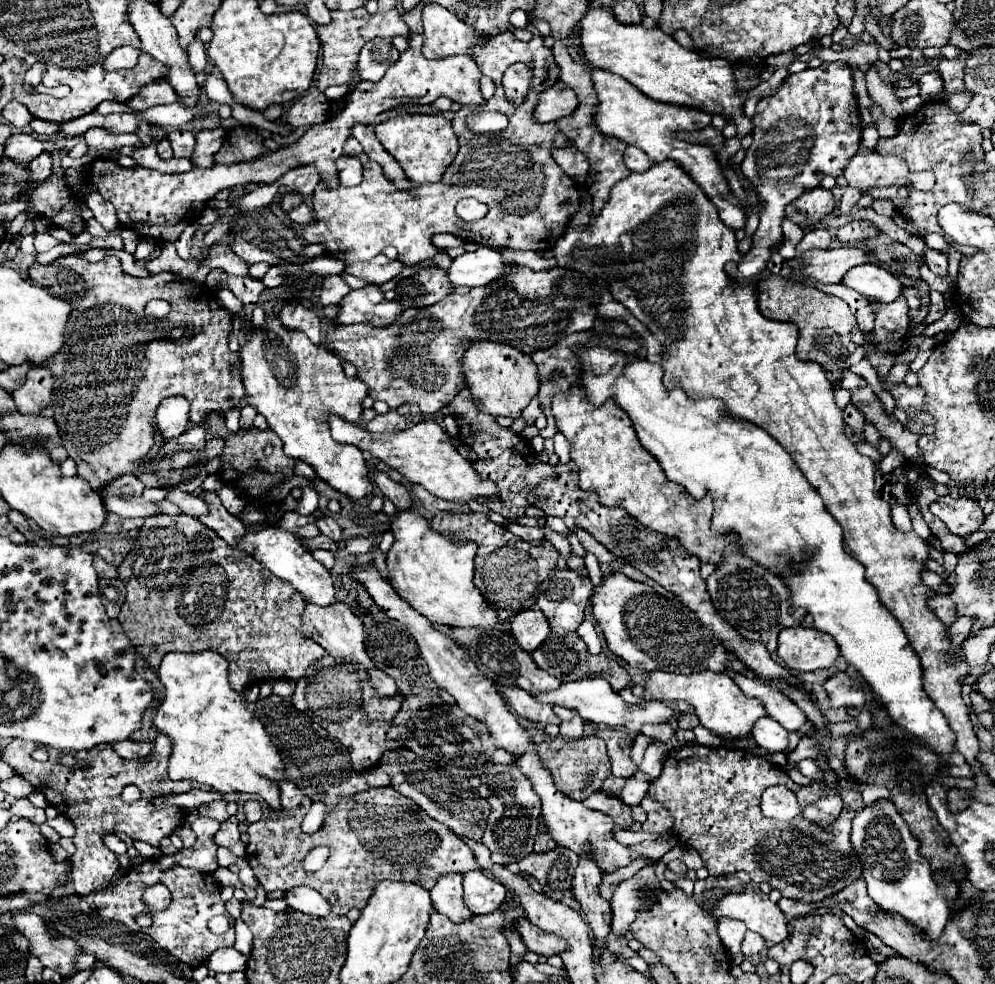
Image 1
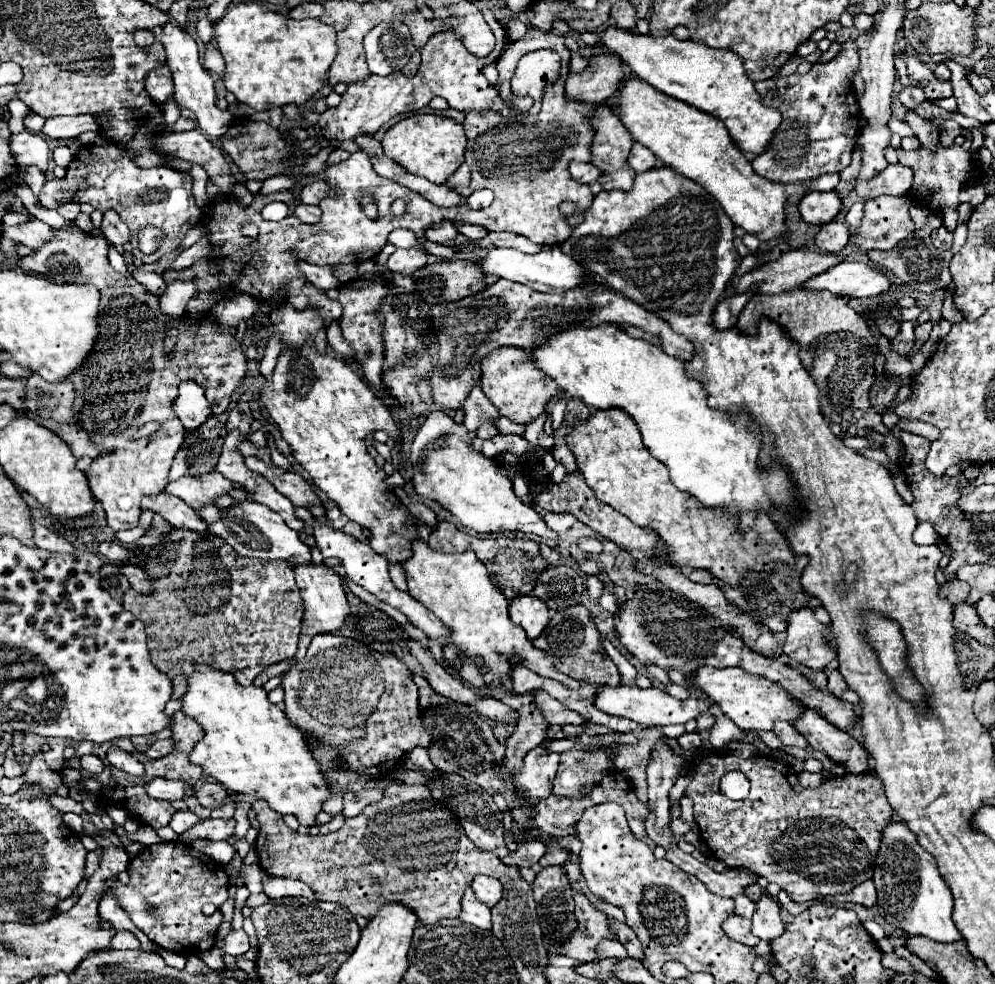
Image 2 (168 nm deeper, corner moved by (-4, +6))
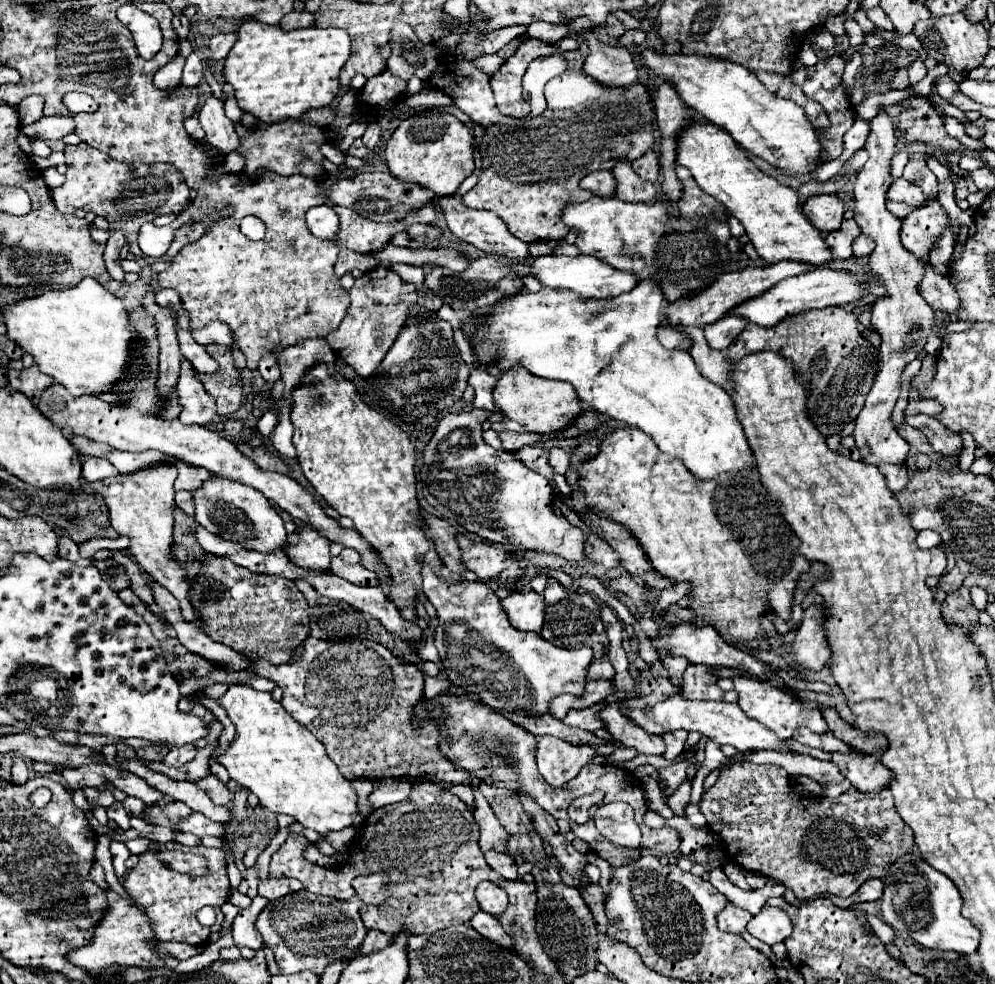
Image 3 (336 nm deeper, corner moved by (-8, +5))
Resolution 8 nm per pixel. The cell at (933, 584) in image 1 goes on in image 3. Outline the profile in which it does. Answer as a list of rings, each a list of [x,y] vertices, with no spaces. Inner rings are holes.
[[[965,586],[947,594],[947,598],[941,604],[941,612],[945,614],[945,620],[949,624],[959,624],[965,632],[969,632],[979,620],[979,610],[973,606],[969,598],[969,588]]]

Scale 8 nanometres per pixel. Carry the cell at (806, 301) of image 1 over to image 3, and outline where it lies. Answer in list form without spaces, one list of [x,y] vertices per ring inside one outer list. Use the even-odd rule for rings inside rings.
[[[839,306],[801,312],[771,328],[749,322],[729,346],[727,356],[735,360],[757,350],[775,350],[793,362],[799,380],[809,390],[809,418],[825,436],[839,434],[847,422],[859,416],[879,364],[879,350],[861,334],[857,316]]]

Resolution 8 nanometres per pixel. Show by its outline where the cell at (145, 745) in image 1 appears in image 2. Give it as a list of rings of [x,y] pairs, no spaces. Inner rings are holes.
[[[165,739],[165,741],[155,741],[151,747],[149,747],[149,751],[145,753],[149,759],[161,759],[161,757],[165,757],[165,755],[169,755],[171,751],[173,751],[173,739]]]

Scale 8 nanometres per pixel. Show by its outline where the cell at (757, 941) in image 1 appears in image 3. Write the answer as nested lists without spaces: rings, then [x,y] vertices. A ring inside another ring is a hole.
[[[731,902],[725,906],[725,910],[721,912],[721,916],[717,916],[717,924],[719,924],[719,930],[723,932],[731,932],[731,934],[743,934],[747,930],[747,922],[751,920],[753,916],[743,910],[743,908],[737,908],[733,906]]]

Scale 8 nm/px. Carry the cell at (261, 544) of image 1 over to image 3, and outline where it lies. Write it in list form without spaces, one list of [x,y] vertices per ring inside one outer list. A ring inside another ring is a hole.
[[[213,476],[203,488],[193,492],[195,500],[195,522],[225,540],[241,544],[245,550],[255,550],[261,554],[271,554],[285,548],[287,532],[281,516],[271,508],[267,498],[251,486],[243,486],[219,476]]]

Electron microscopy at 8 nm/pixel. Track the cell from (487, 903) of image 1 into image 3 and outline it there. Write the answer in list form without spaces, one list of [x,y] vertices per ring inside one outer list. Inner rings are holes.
[[[489,880],[479,882],[479,886],[475,890],[475,896],[477,896],[477,902],[479,902],[481,910],[485,910],[493,916],[499,916],[507,908],[507,892],[501,886],[497,886]]]

